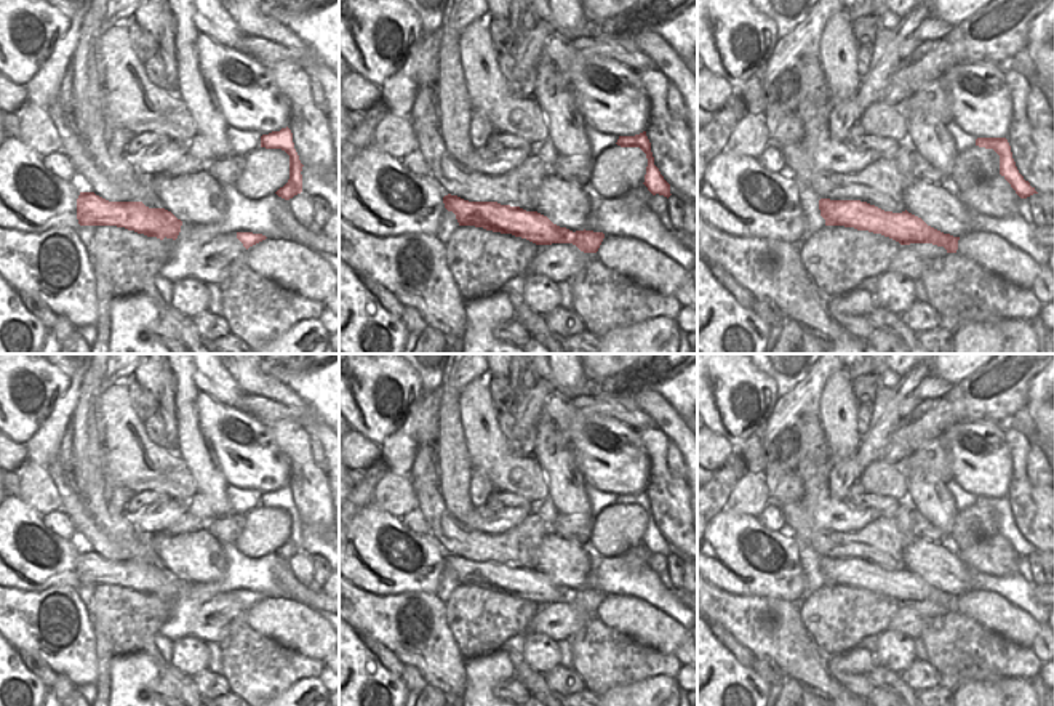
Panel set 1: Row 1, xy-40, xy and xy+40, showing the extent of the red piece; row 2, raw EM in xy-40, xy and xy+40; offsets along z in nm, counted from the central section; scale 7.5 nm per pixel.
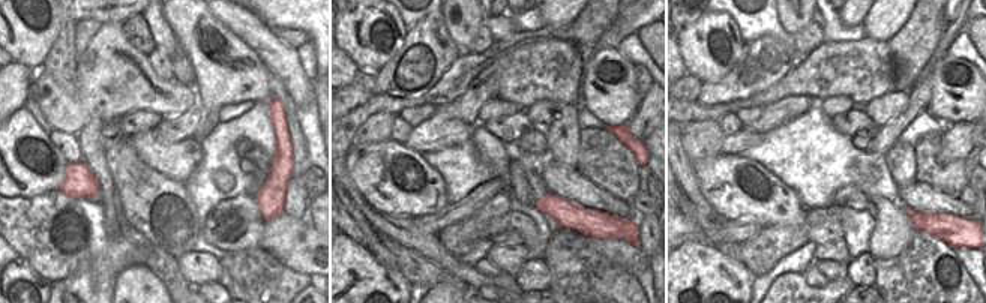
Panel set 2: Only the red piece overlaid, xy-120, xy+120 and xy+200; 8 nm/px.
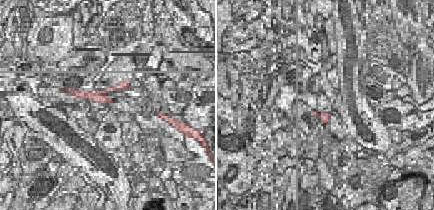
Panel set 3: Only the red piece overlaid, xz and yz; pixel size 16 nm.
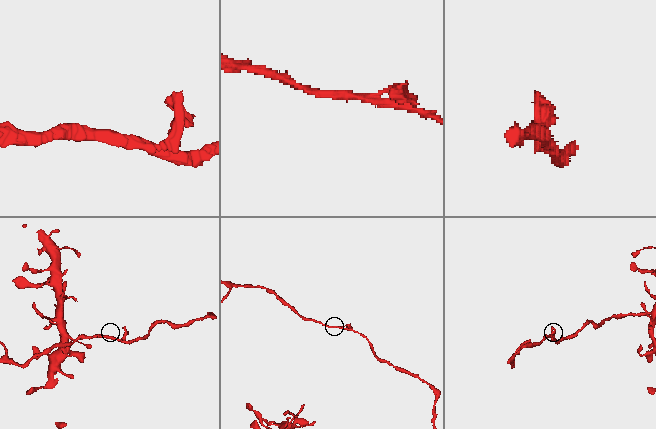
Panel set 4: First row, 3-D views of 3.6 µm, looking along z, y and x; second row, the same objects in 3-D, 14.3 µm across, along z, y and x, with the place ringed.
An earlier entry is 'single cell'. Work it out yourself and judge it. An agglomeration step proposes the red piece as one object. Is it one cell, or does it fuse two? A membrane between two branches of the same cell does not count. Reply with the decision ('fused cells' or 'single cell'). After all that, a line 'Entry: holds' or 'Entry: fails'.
fused cells
Entry: fails

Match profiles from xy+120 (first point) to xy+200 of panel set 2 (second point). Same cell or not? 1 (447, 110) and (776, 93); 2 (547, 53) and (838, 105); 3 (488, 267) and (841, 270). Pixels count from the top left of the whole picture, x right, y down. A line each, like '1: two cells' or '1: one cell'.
1: two cells
2: two cells
3: one cell

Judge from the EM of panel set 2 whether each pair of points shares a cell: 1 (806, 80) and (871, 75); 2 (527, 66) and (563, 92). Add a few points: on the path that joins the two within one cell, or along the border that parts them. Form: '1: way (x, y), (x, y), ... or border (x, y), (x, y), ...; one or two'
1: way (823, 75), (854, 75); one
2: way (536, 71), (542, 71), (554, 83); one

